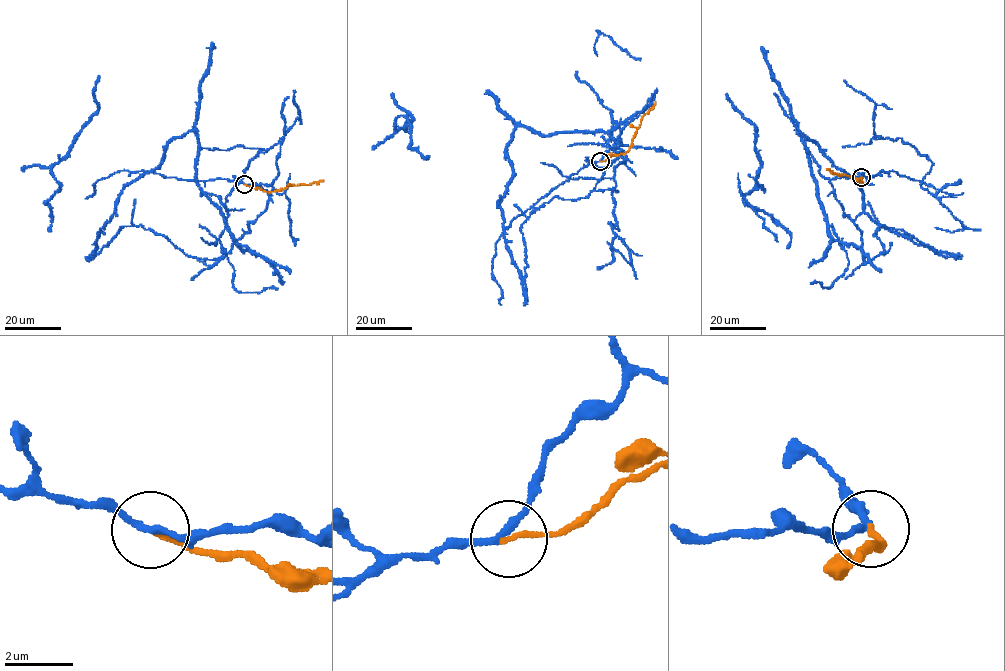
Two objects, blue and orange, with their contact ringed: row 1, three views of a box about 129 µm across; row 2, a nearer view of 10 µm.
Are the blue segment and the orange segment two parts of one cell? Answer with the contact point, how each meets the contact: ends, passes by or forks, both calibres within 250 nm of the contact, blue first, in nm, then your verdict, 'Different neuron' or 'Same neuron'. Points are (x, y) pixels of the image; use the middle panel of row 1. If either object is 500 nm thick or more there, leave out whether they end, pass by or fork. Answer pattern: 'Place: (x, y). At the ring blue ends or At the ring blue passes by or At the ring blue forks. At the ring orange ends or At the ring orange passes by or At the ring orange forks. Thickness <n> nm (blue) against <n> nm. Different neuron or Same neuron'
Place: (600, 161). At the ring blue passes by. At the ring orange ends. Thickness 180 nm (blue) against 160 nm. Different neuron

